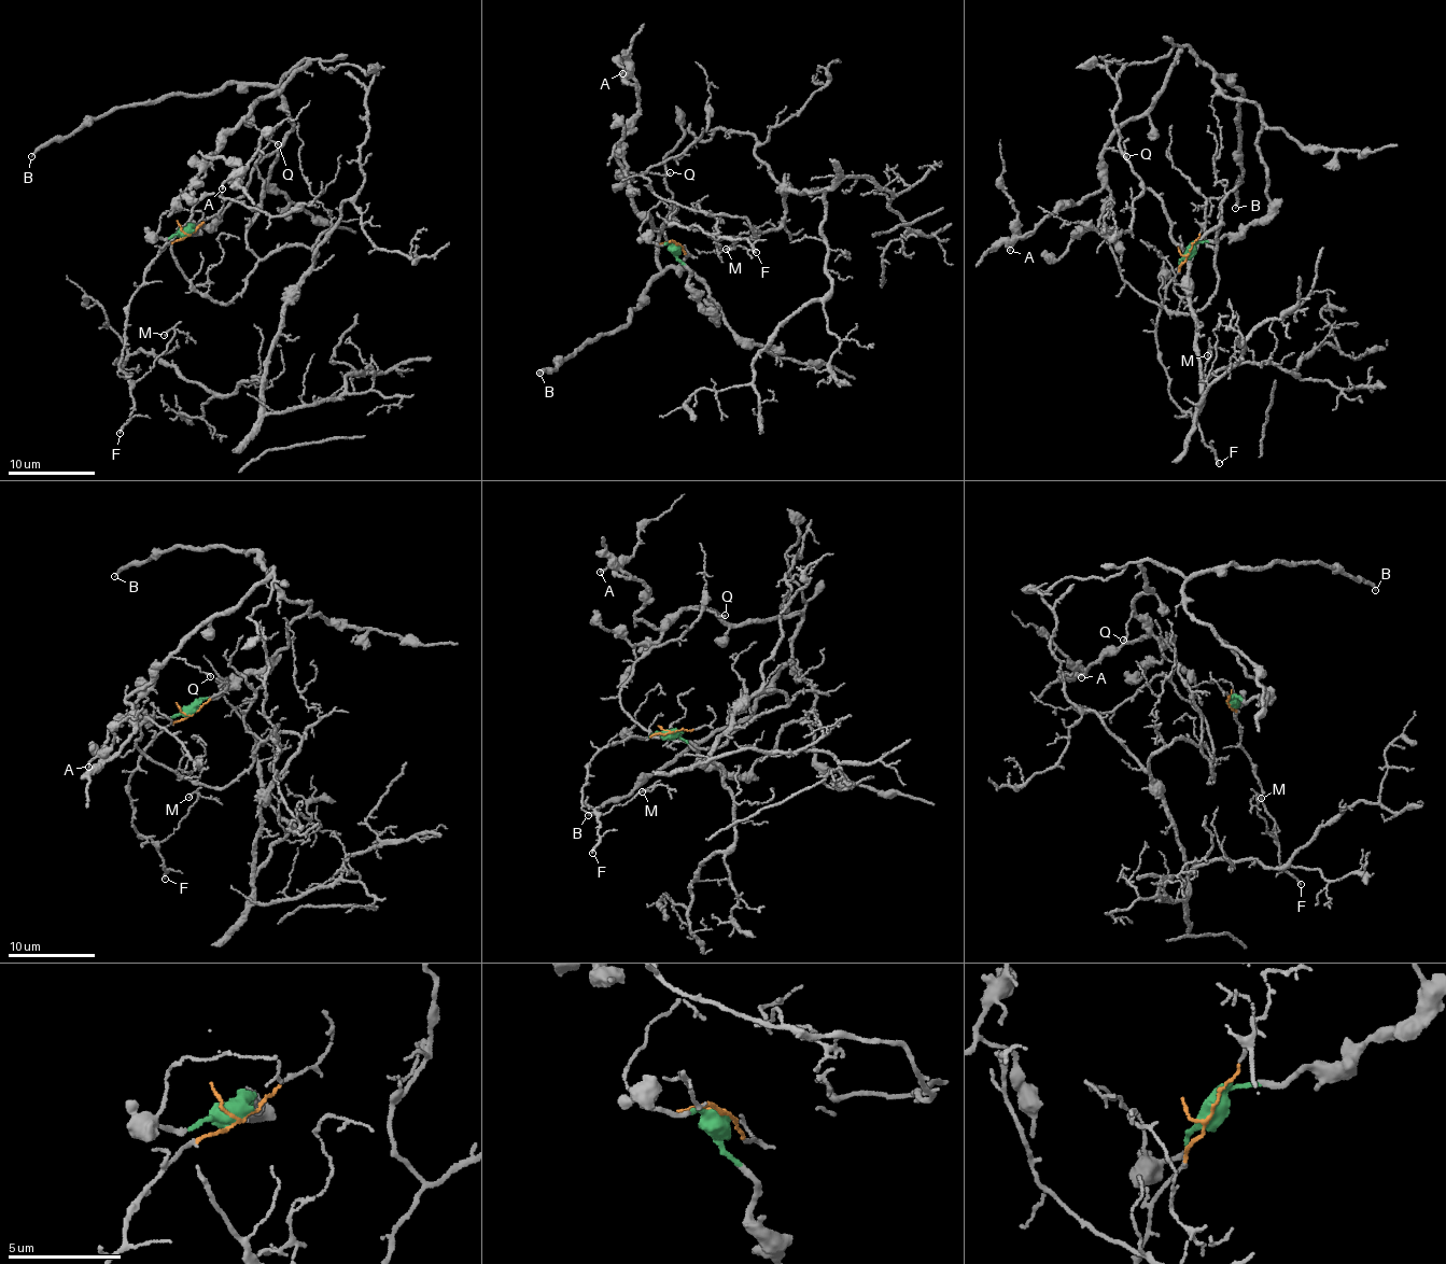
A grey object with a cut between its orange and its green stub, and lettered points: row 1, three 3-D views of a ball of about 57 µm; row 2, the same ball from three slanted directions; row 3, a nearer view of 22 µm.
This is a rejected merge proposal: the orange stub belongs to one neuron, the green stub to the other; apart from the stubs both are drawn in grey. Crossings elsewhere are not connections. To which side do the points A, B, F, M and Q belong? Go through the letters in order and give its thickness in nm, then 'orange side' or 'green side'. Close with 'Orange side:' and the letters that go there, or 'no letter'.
A: 140 nm | green side
B: 160 nm | green side
F: 170 nm | orange side
M: 110 nm | orange side
Q: 120 nm | green side
Orange side: F, M

